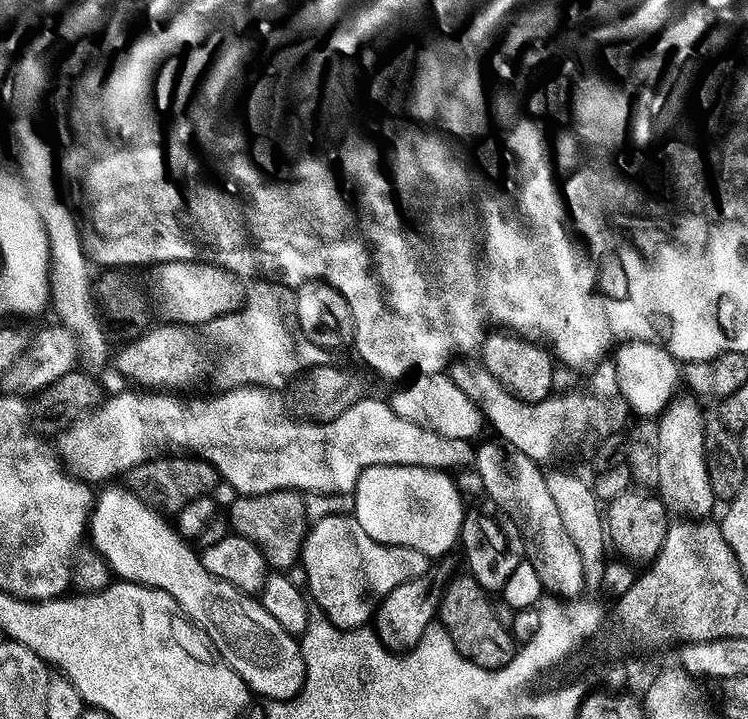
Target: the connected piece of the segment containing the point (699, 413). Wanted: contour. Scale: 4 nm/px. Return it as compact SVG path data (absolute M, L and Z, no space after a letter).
M677 399L666 408L658 420L664 434L659 495L673 513L688 518L708 518L713 515L718 493L712 486L710 471L710 432L704 425L704 412L692 400Z

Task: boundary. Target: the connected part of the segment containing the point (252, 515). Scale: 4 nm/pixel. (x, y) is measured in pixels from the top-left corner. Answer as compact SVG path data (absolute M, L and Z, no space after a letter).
M284 489L265 495L241 496L230 506L231 531L258 546L269 569L288 572L299 563L300 551L310 517L307 514L305 497L296 490Z

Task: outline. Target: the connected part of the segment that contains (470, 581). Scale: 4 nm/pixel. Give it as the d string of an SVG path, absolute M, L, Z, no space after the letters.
M470 574L455 575L444 589L437 608L438 620L450 634L455 649L464 658L483 669L502 669L509 664L516 649L511 631L500 624L493 601Z

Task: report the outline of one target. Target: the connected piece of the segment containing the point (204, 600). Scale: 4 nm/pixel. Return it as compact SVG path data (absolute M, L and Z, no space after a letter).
M126 486L108 488L95 497L90 517L91 546L107 561L111 575L130 584L145 584L148 588L157 588L178 602L178 606L189 620L198 625L210 638L213 646L219 650L220 657L248 683L249 689L268 700L293 700L304 685L304 659L300 653L300 642L291 636L272 615L266 614L255 595L239 592L230 582L214 578L210 570L202 566L197 549L192 549L187 539L168 524L163 515L140 500Z

